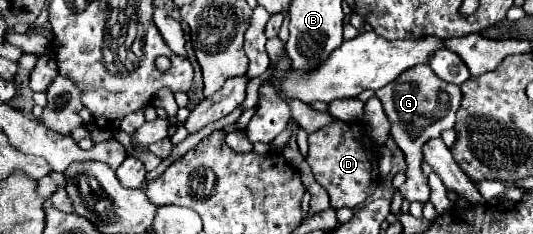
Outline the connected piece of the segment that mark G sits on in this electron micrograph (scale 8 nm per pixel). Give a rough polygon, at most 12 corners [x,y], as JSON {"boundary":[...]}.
{"boundary":[[427,64],[375,96],[407,162],[399,188],[429,202],[423,146],[455,126],[461,90]]}

